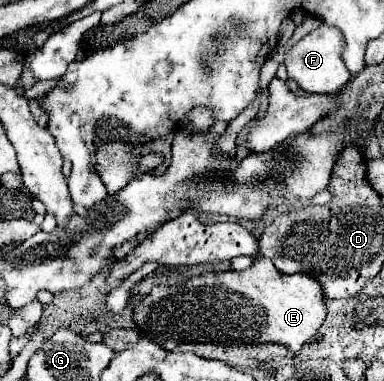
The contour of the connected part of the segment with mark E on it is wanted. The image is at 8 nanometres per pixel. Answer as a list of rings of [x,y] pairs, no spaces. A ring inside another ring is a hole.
[[[256,257],[254,265],[246,271],[208,273],[172,287],[156,285],[134,307],[134,321],[140,333],[166,351],[180,343],[278,343],[288,349],[302,349],[316,335],[324,319],[326,299],[320,283],[306,273],[284,275],[264,257]]]

